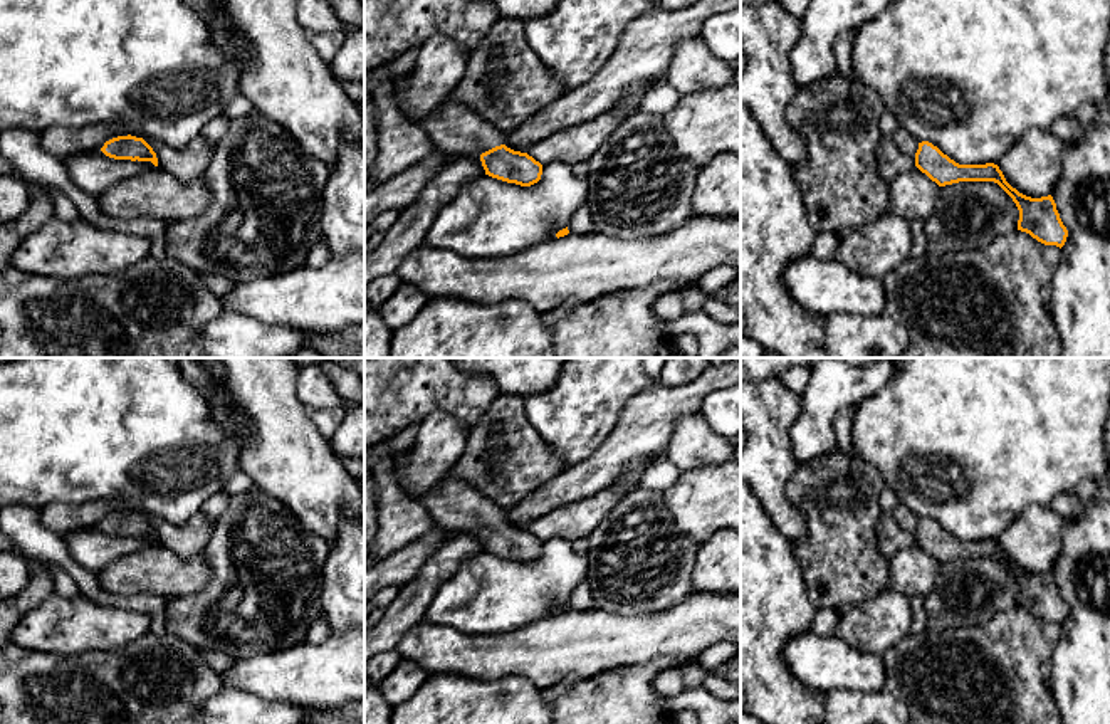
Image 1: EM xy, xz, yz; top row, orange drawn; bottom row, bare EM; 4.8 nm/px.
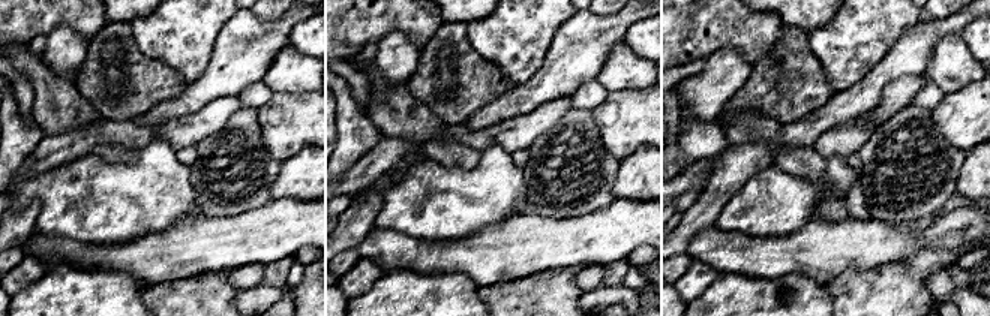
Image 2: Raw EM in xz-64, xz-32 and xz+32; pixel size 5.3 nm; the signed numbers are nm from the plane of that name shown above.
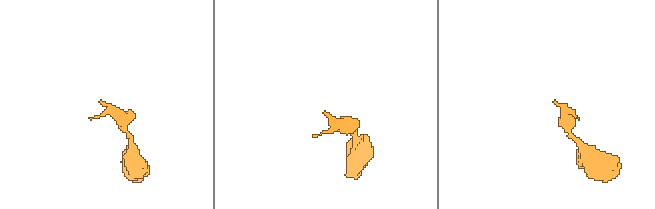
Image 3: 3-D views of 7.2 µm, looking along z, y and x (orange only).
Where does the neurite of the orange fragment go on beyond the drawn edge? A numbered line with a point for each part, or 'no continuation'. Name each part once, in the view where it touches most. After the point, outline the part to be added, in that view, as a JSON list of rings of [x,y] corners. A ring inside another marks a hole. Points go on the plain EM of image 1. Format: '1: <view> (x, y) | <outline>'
1: xz (452, 504) | [[[448,470],[418,502],[437,526],[452,531],[482,531],[504,521],[505,511]]]

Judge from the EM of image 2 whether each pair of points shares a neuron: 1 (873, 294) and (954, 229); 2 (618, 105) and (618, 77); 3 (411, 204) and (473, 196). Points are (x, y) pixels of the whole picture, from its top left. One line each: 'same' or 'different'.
1: different
2: different
3: same

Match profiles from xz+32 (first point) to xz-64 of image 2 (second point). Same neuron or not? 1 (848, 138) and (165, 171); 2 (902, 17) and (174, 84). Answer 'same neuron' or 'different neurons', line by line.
1: different neurons
2: different neurons

